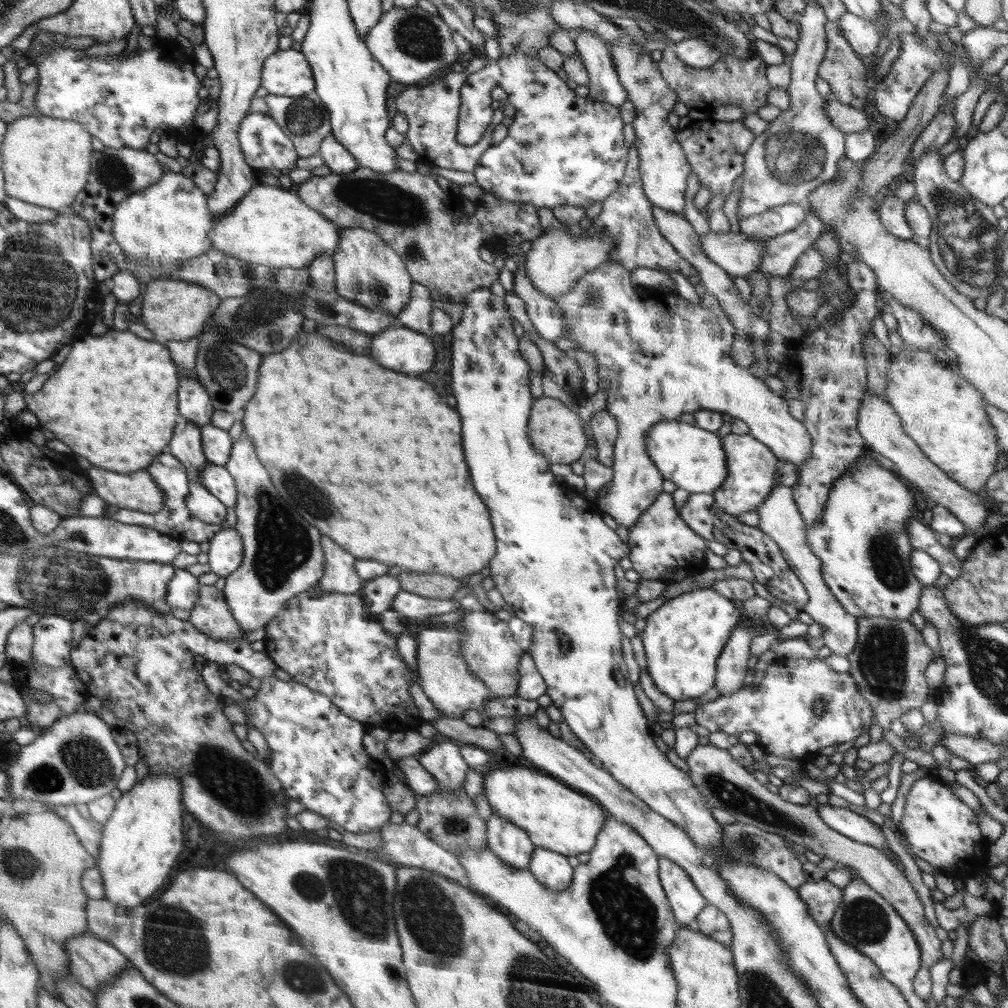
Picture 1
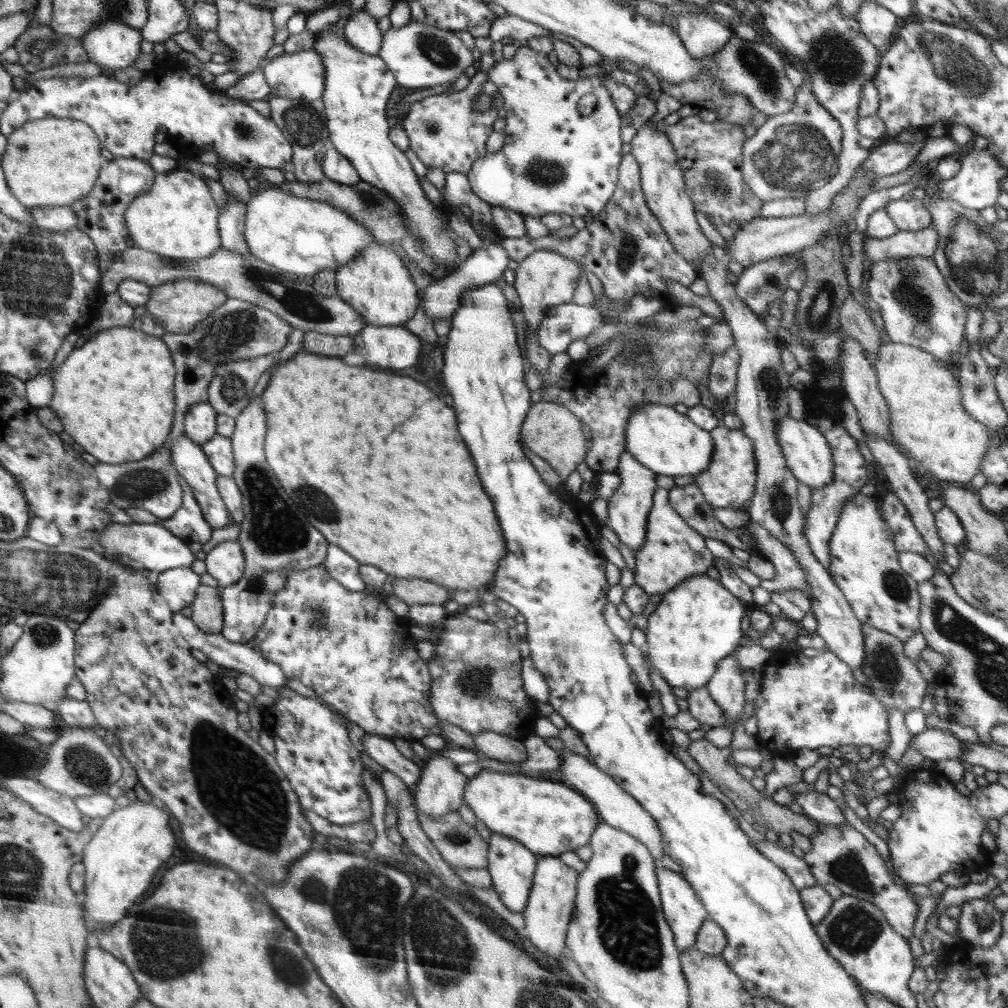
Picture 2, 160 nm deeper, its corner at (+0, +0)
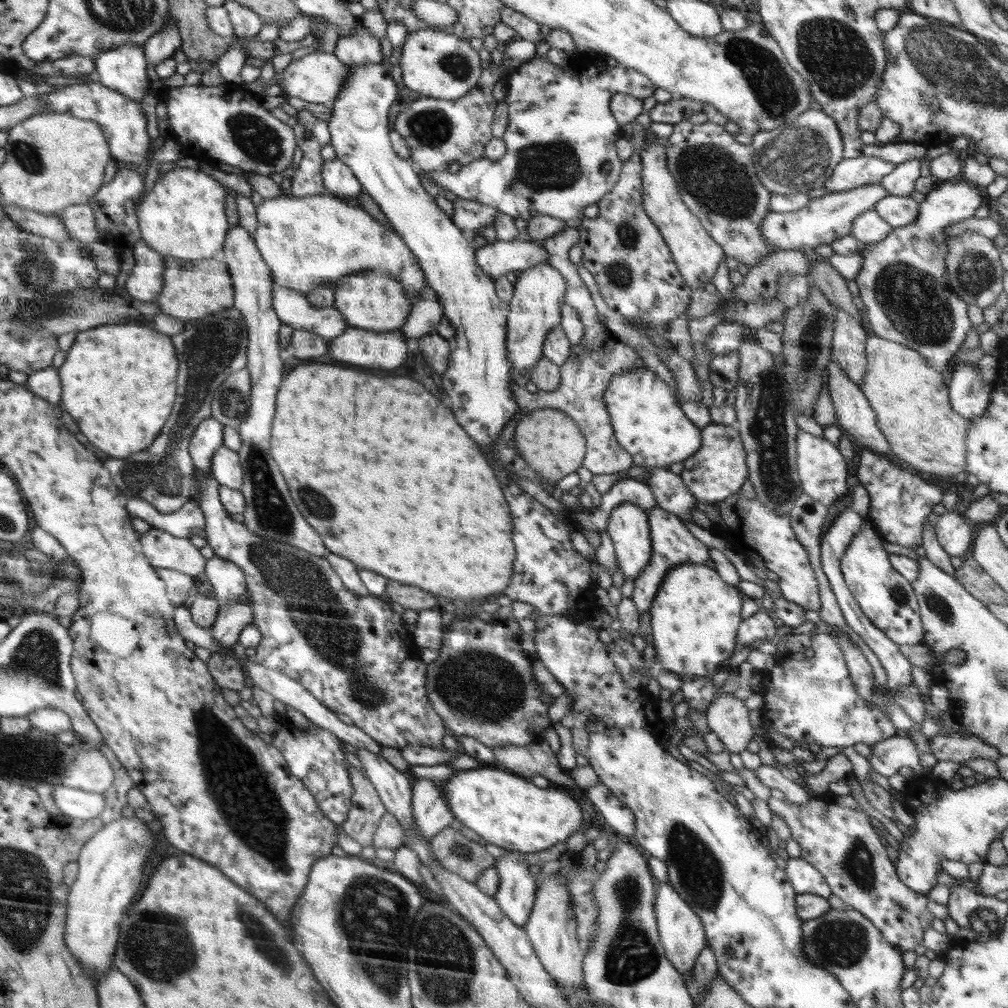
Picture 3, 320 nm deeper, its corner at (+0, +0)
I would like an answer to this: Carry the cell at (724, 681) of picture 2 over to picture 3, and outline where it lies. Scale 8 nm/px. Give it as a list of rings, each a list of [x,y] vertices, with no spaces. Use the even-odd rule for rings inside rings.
[[[721,694],[708,707],[708,728],[718,736],[730,753],[744,751],[753,739],[749,711],[734,694]]]

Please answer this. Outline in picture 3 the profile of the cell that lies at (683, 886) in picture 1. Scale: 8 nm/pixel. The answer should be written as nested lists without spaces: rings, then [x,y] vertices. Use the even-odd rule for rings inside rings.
[[[657,883],[655,894],[655,917],[657,920],[658,938],[664,947],[664,956],[670,964],[683,975],[693,969],[698,955],[706,945],[705,930],[699,916],[687,902],[676,894],[669,883]]]

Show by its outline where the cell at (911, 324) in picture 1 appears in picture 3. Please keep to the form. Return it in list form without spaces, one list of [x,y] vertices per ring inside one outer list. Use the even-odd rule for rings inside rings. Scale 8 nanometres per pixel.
[[[963,177],[938,181],[924,201],[919,204],[916,222],[902,228],[894,228],[888,238],[878,243],[868,244],[862,250],[862,268],[854,278],[860,292],[860,300],[866,307],[864,318],[870,325],[870,333],[919,352],[925,358],[926,364],[938,371],[950,370],[960,344],[966,339],[967,332],[973,328],[968,318],[968,305],[950,286],[946,274],[944,259],[946,259],[947,250],[945,242],[948,237],[944,236],[944,229],[950,227],[950,224],[975,217],[975,212],[980,208],[985,197],[983,187]]]

